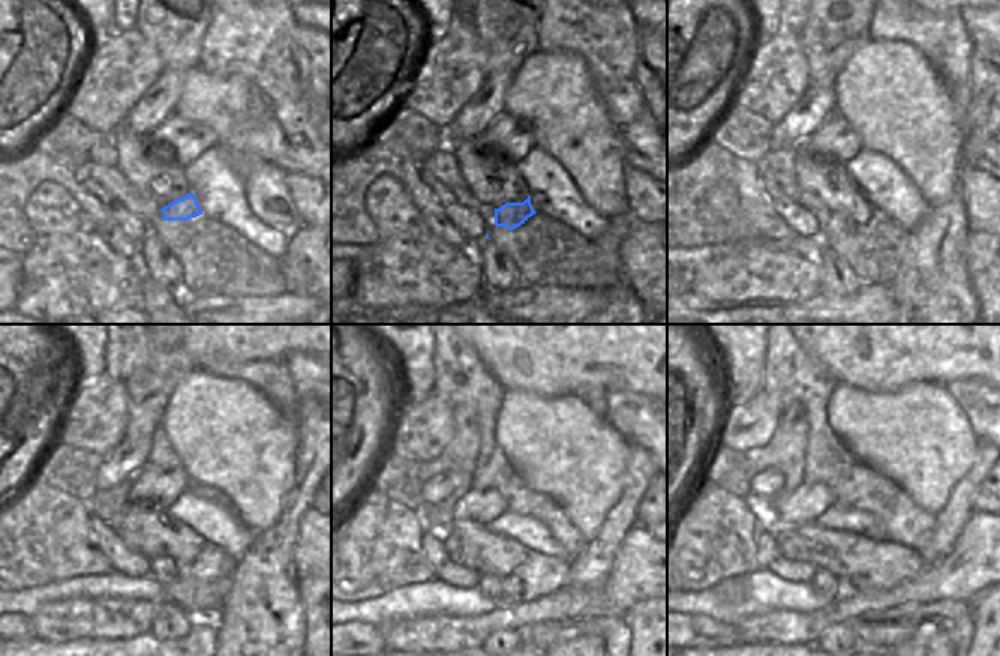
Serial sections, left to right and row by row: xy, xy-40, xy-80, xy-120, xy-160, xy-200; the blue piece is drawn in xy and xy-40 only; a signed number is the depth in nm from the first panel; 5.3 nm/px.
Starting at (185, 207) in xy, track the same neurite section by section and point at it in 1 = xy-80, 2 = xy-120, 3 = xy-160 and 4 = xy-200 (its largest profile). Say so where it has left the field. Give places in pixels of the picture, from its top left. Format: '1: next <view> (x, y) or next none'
1: next xy-80 (838, 224)
2: next xy-120 (162, 569)
3: next xy-160 (489, 586)
4: next xy-200 (823, 583)

